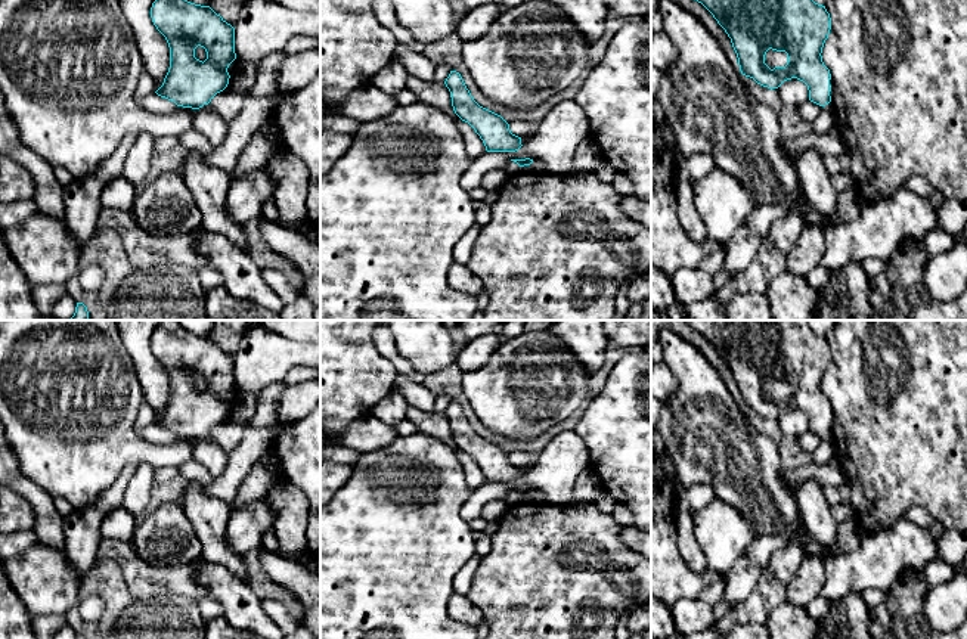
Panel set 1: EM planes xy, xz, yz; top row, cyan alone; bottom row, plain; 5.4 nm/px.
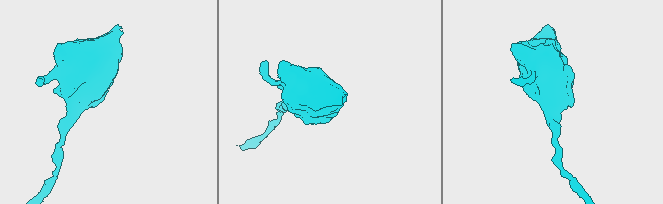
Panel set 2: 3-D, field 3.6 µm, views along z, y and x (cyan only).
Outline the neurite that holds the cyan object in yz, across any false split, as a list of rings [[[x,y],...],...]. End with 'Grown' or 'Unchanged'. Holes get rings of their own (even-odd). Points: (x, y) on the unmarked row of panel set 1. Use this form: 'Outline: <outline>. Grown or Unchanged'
Outline: [[[685,320],[701,334],[731,369],[743,406],[768,419],[797,409],[808,416],[809,431],[831,432],[830,400],[822,393],[822,378],[831,360],[825,336],[815,334],[809,320]]]. Grown

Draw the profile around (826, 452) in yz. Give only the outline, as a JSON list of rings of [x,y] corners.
[[[830,432],[825,437],[821,437],[821,444],[812,455],[812,462],[816,465],[825,465],[836,459],[836,444],[834,437]]]

